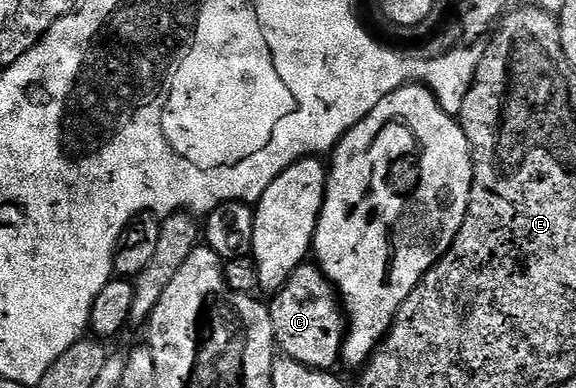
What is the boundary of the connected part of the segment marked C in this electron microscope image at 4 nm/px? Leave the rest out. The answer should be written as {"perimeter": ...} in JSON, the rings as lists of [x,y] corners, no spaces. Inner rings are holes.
{"perimeter":[[[305,264],[290,276],[287,284],[281,290],[271,295],[272,302],[268,306],[270,320],[274,324],[274,336],[279,353],[285,358],[294,360],[311,370],[335,371],[344,353],[344,335],[346,333],[346,315],[342,309],[340,296],[332,281],[325,276],[324,271],[316,264]]]}

